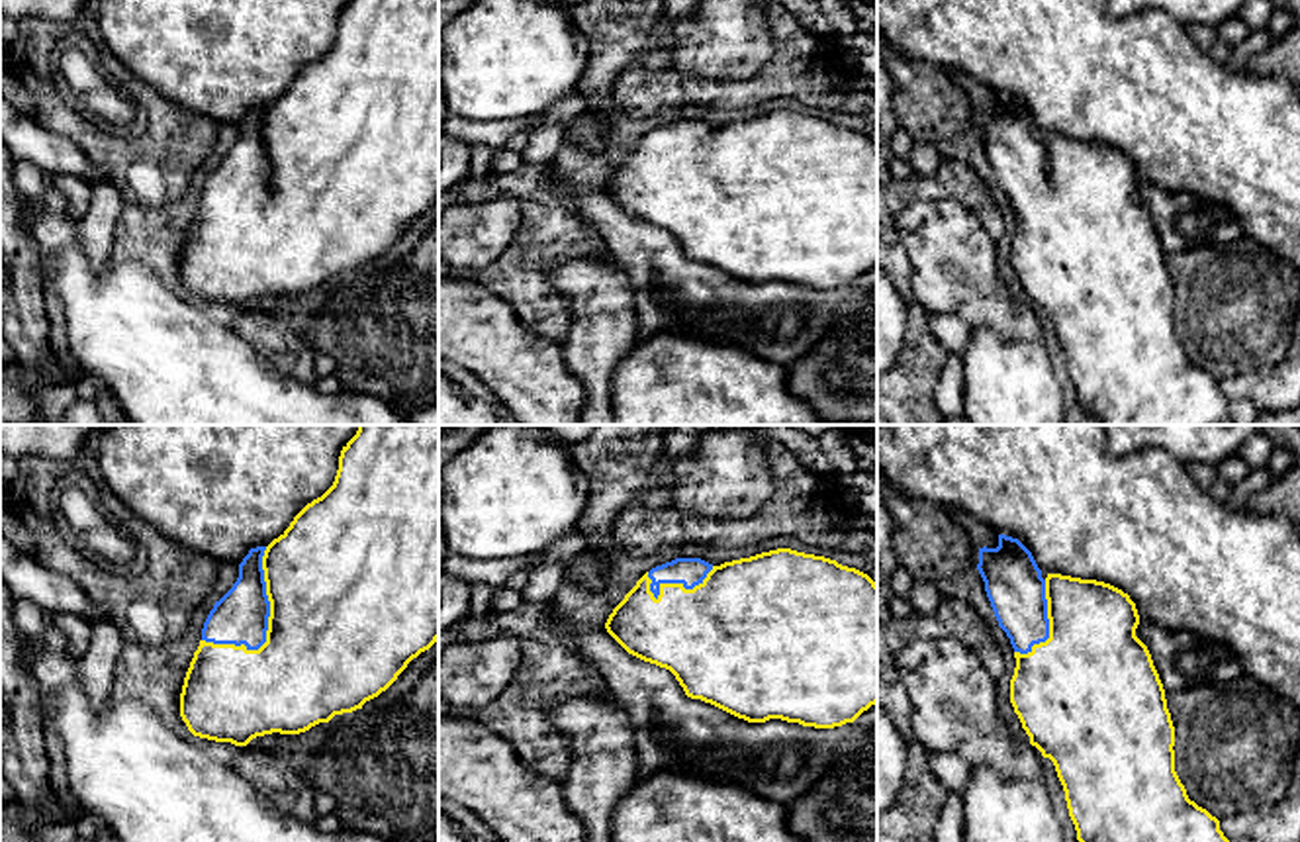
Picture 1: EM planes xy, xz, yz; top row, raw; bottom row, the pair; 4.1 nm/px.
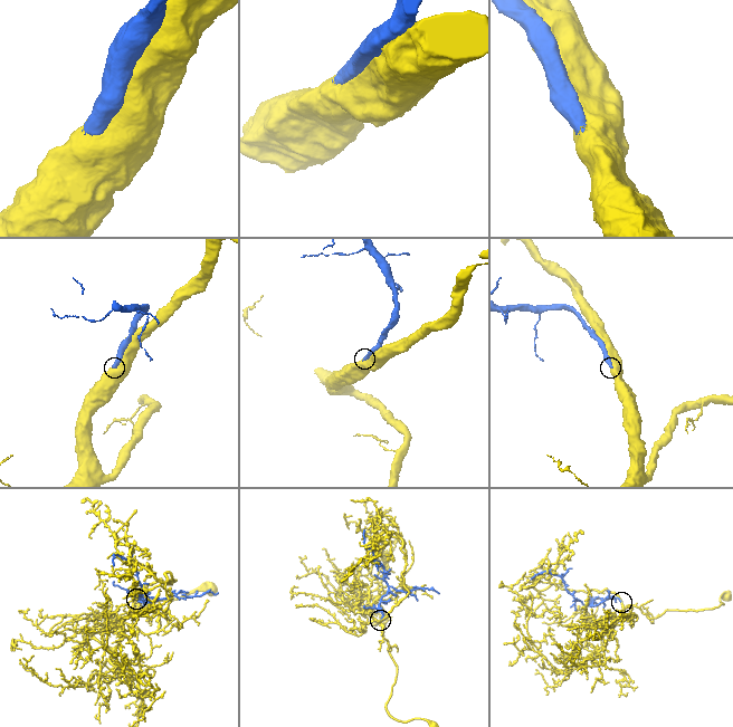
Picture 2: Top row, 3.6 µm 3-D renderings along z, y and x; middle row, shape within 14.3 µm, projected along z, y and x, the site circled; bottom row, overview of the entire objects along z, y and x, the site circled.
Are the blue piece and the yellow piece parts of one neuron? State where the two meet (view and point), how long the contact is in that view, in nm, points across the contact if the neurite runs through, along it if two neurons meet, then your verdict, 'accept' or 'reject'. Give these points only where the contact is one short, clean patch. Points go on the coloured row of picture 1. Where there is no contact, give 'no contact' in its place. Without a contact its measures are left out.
meets blue in xy at (267, 625); contact 480 nm long; accept

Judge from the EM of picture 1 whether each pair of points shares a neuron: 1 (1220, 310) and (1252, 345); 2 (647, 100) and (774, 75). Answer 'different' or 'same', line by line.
1: same
2: same

